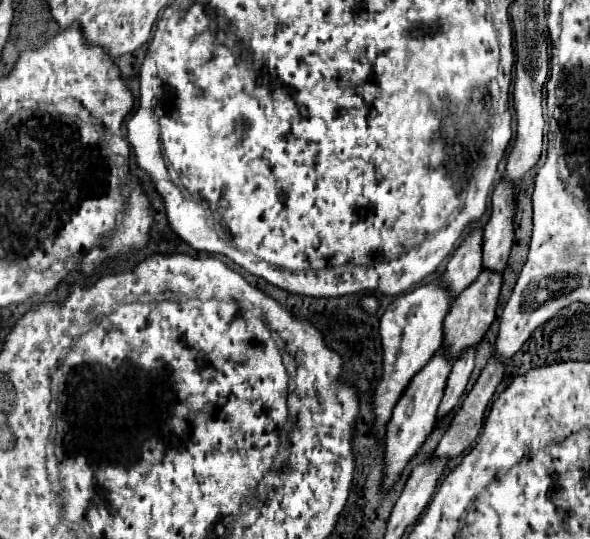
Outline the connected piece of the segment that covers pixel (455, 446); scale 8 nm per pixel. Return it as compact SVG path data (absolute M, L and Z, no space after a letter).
M490 359L480 379L476 381L474 389L468 393L466 401L454 415L442 441L438 443L434 451L434 459L450 461L474 445L482 427L484 411L496 391L496 385L502 381L502 375L504 375L504 367L494 359Z

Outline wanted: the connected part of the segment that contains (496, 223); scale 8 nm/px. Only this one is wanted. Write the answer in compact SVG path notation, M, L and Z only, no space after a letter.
M502 179L494 189L492 217L484 229L482 267L486 271L502 273L506 269L510 247L514 243L514 215L514 187L510 187L510 183Z

